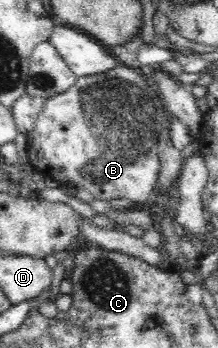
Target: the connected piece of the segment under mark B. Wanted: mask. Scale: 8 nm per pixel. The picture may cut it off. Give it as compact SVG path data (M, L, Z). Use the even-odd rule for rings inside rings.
M122 63L105 73L80 77L65 93L54 95L44 103L42 113L27 135L31 168L60 184L86 189L95 199L110 202L124 198L134 205L145 203L155 191L158 179L158 149L166 121L170 121L167 110L155 87L149 87L138 70Z

